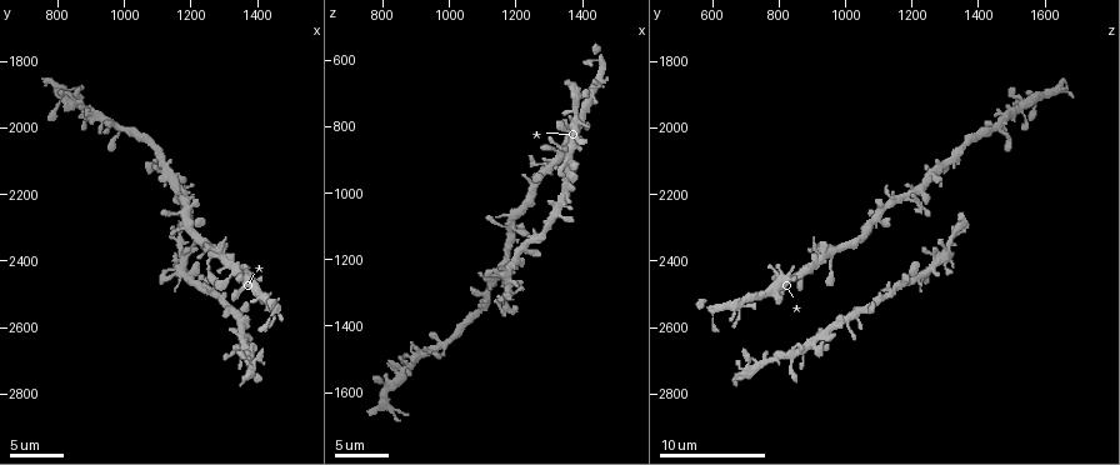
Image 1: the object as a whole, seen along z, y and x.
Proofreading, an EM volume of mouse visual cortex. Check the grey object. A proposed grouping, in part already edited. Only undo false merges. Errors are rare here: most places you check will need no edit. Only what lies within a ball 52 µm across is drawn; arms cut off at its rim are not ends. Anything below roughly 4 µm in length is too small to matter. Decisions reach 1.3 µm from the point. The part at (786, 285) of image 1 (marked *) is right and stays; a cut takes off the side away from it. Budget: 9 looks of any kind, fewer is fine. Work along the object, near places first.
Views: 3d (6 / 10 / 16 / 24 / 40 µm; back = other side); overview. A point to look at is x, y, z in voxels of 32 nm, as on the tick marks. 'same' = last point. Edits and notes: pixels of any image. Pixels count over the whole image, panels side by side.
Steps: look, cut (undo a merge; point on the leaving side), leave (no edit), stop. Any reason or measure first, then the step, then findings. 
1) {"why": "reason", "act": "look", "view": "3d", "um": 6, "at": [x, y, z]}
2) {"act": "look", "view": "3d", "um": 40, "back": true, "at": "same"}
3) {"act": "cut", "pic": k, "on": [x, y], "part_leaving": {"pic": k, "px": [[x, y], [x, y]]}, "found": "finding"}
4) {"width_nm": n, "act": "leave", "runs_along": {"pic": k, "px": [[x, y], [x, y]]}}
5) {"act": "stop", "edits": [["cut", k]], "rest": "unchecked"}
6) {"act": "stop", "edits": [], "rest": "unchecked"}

{"why": "four-way junction", "act": "look", "view": "3d", "um": 6, "at": [1160, 2330, 1320]}

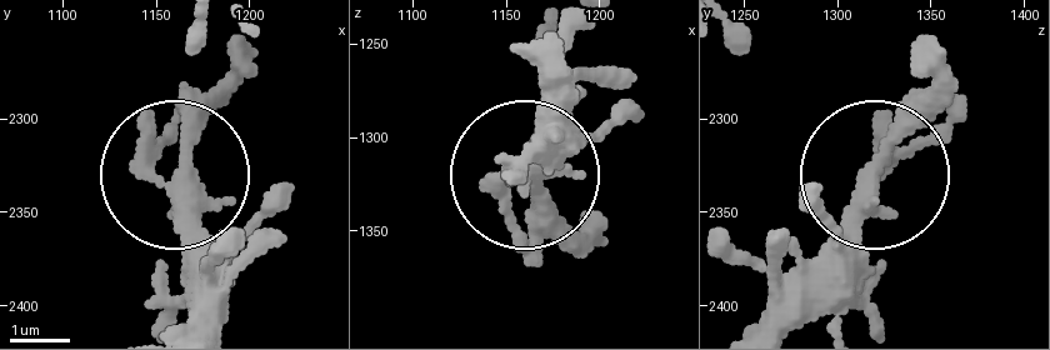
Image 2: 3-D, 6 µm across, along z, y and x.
{"act": "look", "view": "3d", "um": 6, "back": true, "at": [1166, 2326, 1320]}

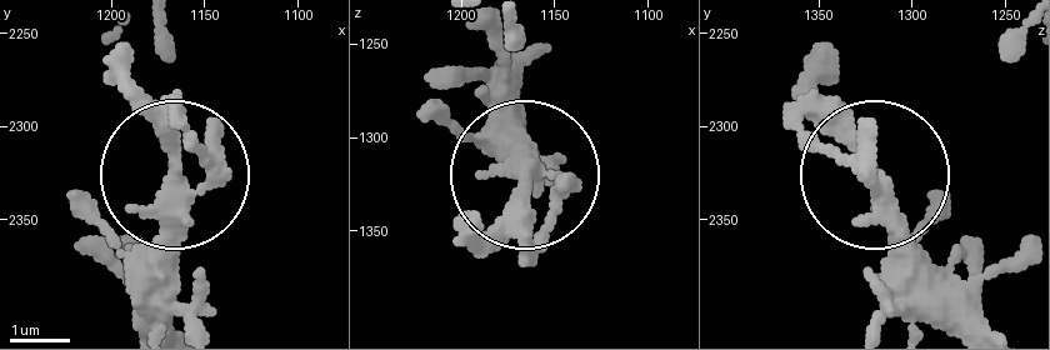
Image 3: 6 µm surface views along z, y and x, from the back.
{"act": "leave", "found": "one neuron here"}

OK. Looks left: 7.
{"why": "thin arm on a thick one", "act": "look", "view": "3d", "um": 10, "at": [980, 2000, 1450]}

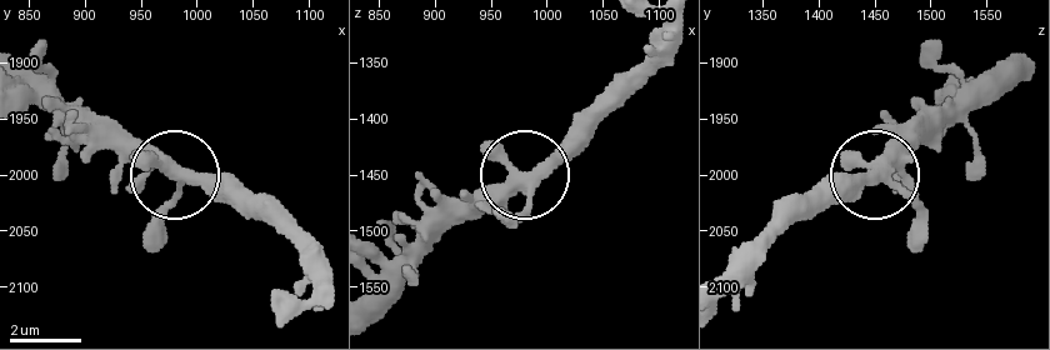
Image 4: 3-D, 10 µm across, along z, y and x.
{"act": "look", "view": "3d", "um": 6, "at": [982, 2000, 1458]}

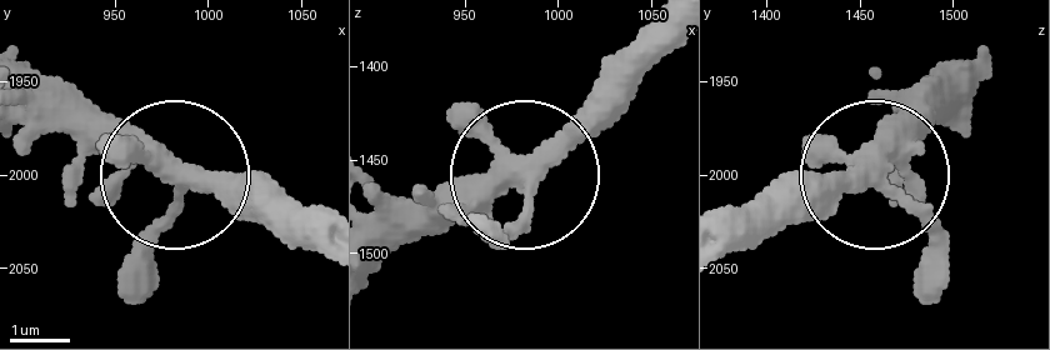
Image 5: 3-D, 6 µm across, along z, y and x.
{"width_nm": 350, "act": "leave", "found": "one neuron here"}

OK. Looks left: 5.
{"why": "four arms meet", "act": "look", "view": "3d", "um": 6, "at": [1260, 2380, 950]}

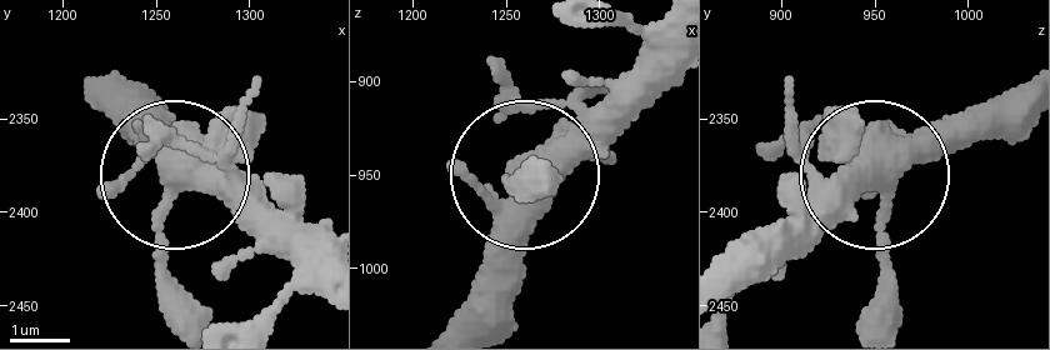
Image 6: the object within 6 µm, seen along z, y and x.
{"arms": 4, "act": "leave", "found": "all the same neuron"}

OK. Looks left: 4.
{"why": "a narrow waist", "act": "look", "view": "3d", "um": 6, "at": [1180, 2240, 1130]}

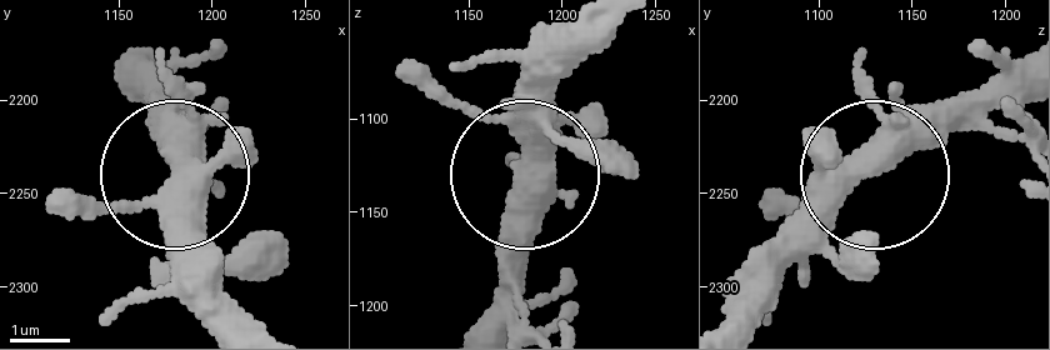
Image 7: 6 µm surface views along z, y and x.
{"arms": 3, "act": "leave", "found": "one neuron here"}

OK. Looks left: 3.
{"act": "stop", "edits": [], "rest": "unchecked"}

